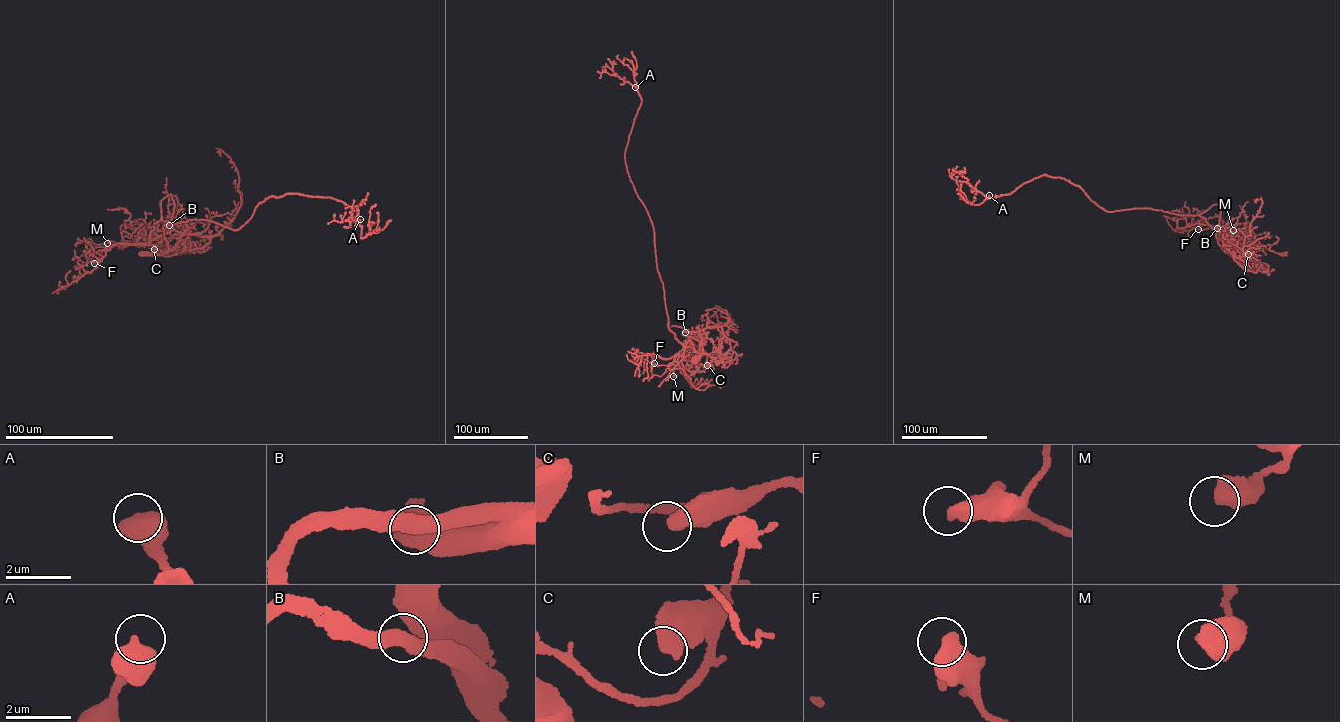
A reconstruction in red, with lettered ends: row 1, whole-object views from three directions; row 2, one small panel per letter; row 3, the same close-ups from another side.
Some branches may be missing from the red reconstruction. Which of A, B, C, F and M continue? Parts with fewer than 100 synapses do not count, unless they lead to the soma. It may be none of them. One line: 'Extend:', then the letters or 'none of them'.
Extend: none of them

